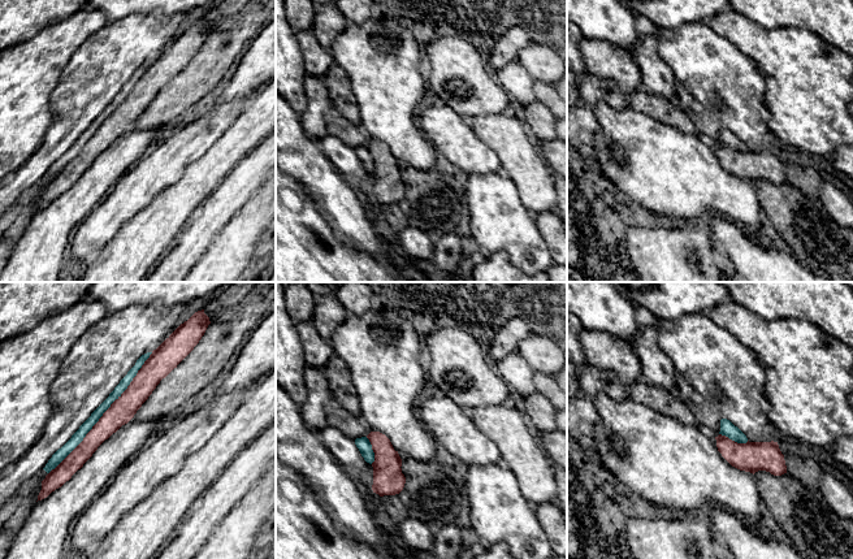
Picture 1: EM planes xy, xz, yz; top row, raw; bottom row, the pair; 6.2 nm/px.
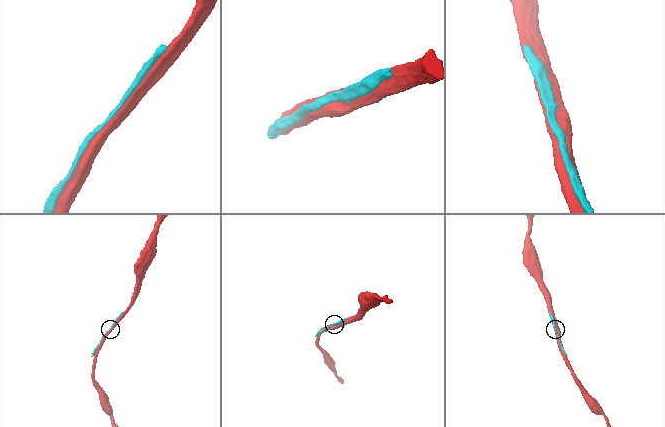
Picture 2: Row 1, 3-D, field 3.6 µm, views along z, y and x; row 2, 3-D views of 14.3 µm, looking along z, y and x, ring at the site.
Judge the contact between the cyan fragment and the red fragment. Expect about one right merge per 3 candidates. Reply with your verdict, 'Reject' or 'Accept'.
Reject

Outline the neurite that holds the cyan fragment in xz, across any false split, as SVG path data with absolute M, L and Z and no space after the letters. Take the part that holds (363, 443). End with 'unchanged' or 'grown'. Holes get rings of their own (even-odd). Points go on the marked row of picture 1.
M367 437L356 438L355 445L359 448L364 460L369 464L374 462L374 452L372 450L372 445Z; unchanged

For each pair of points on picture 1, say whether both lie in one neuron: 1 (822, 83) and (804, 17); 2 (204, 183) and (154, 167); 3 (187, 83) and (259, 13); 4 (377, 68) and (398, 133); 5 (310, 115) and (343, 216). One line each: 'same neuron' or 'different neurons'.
1: different neurons
2: different neurons
3: same neuron
4: same neuron
5: different neurons

